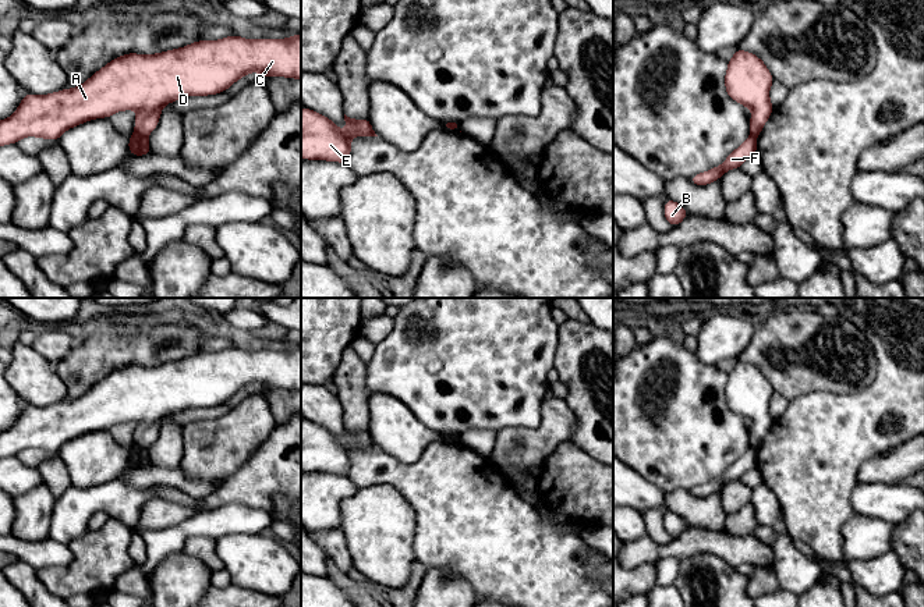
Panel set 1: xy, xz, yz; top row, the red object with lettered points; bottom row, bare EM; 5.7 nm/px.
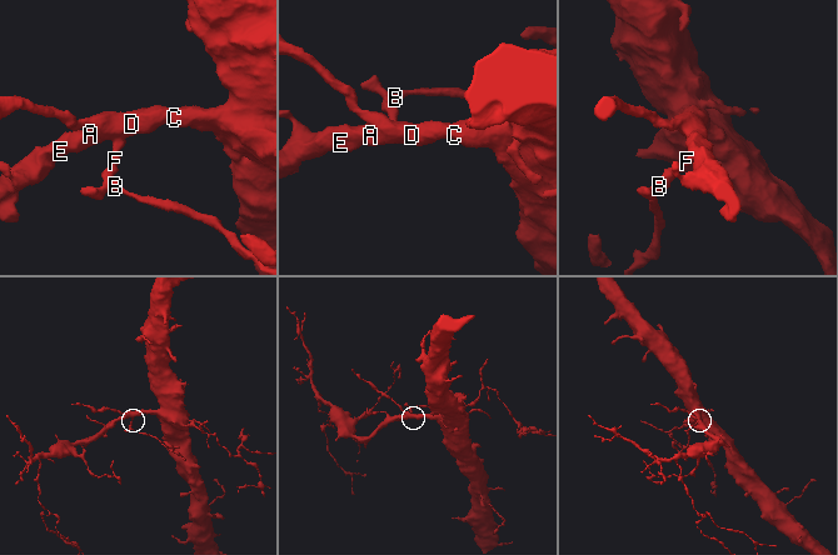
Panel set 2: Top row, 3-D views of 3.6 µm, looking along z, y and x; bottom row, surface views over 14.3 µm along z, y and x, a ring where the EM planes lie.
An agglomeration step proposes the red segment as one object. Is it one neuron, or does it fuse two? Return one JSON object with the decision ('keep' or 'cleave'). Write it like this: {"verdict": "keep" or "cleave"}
{"verdict": "cleave"}

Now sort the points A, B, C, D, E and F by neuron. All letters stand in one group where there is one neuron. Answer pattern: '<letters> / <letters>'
A C D E / B F

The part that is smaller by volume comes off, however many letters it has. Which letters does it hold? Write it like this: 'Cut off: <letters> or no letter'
Cut off: B, F

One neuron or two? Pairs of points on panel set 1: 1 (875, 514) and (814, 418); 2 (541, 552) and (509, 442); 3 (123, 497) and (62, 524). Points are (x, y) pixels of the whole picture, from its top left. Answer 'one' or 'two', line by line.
1: two
2: two
3: one

